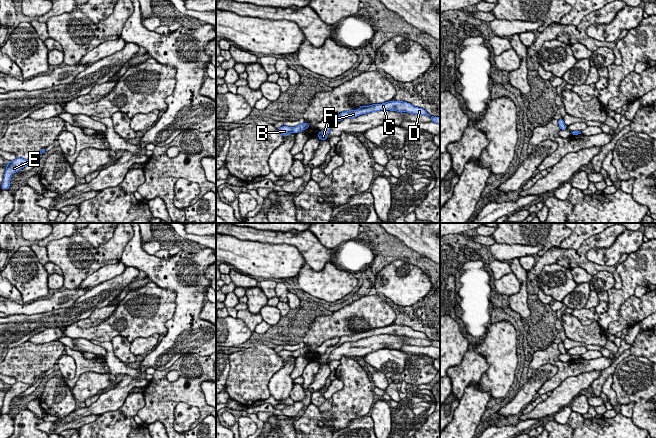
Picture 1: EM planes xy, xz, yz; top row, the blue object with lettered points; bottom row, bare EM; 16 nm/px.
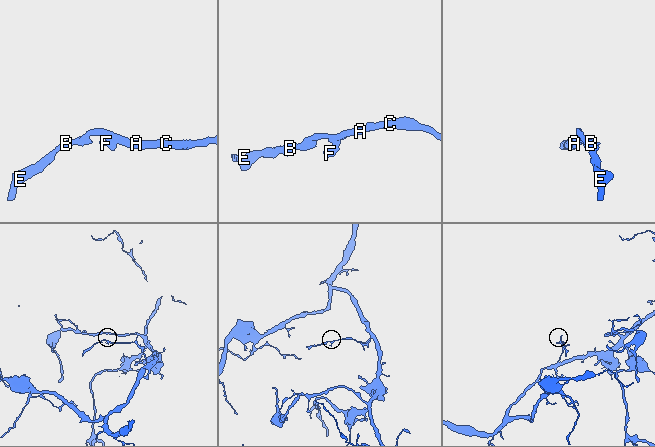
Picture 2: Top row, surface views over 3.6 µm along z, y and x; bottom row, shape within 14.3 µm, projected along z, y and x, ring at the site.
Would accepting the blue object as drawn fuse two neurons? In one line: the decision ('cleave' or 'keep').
keep

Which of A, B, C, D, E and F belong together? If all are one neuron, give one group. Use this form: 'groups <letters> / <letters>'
groups A B C D E F

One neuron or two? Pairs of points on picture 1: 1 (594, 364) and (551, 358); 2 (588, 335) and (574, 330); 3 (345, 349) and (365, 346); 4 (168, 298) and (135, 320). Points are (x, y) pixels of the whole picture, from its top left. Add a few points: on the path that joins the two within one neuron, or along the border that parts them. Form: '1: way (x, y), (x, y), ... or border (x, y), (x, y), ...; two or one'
1: way (583, 365), (574, 367), (562, 366); one
2: way (585, 333), (577, 332); one
3: way (350, 349), (360, 347); one
4: way (160, 304), (154, 306), (143, 317); one

